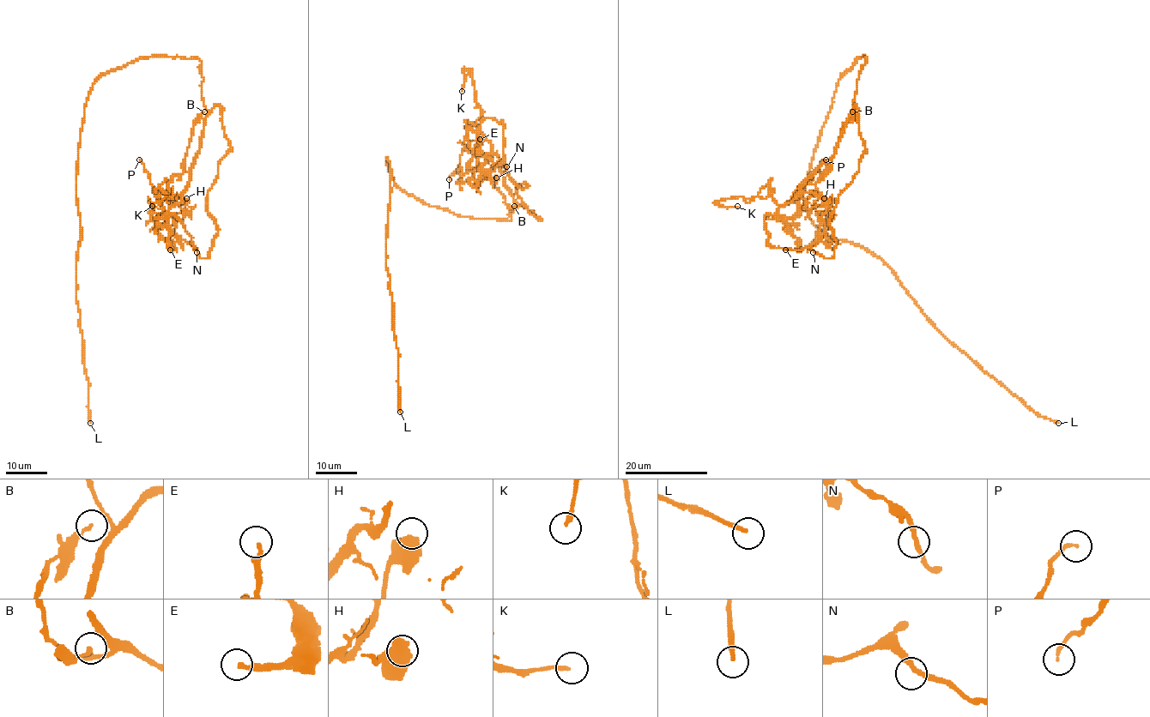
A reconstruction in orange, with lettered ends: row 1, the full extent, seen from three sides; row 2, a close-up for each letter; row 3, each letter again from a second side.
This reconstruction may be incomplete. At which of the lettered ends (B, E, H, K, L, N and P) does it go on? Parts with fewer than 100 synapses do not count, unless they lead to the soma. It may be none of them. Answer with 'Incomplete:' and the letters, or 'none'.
Incomplete: L

